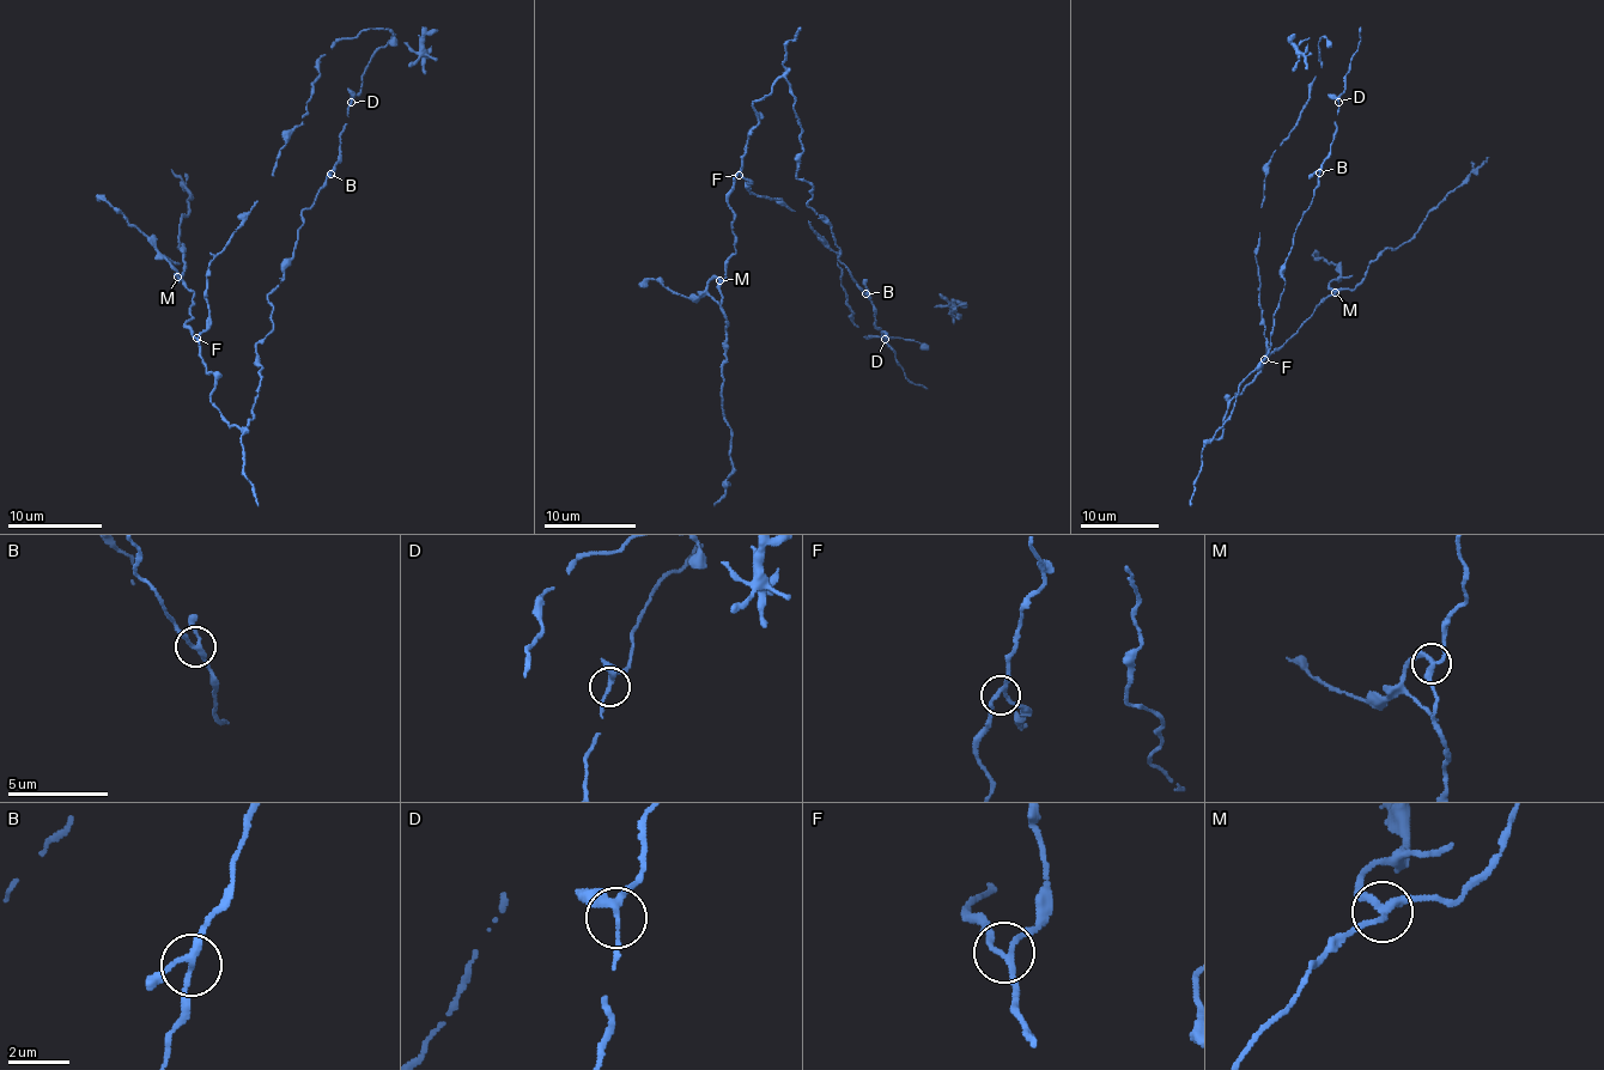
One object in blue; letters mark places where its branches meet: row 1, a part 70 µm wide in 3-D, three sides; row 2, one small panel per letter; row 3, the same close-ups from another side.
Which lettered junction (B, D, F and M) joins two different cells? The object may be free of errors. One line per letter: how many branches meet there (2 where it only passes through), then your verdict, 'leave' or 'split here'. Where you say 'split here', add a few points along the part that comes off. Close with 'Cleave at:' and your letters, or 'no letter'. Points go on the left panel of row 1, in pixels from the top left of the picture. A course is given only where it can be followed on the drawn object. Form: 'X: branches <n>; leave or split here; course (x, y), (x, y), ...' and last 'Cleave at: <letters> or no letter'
B: branches 3; leave
D: branches 3; leave
F: branches 3; leave
M: branches 3; split here; course (177, 277), (169, 261), (95, 195)
Cleave at: M

